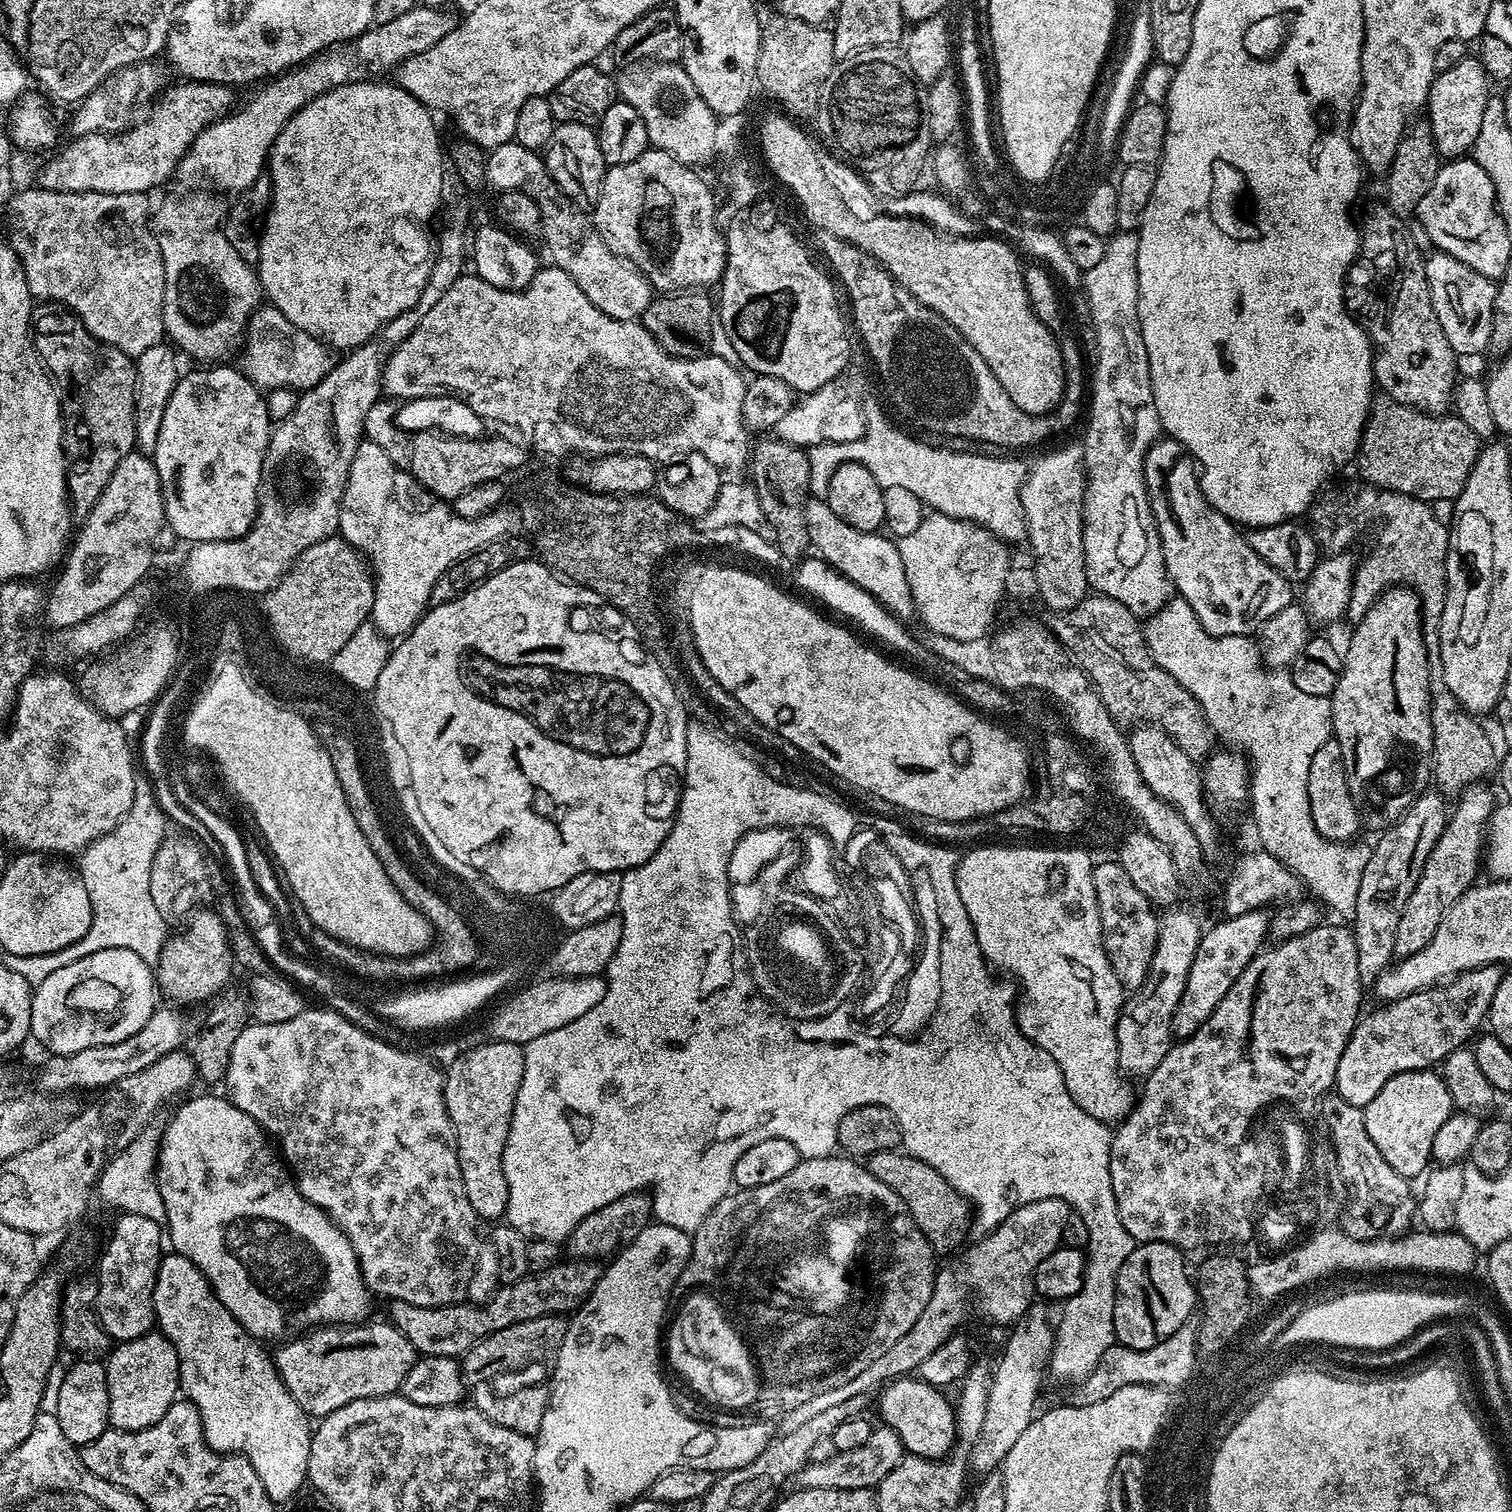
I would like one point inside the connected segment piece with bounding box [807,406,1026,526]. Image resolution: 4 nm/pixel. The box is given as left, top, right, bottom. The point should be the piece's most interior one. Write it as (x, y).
(985, 490)

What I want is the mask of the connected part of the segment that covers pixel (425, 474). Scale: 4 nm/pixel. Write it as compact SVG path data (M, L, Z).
M377 401L364 423L365 437L378 442L394 463L409 471L432 495L443 500L455 500L476 485L505 477L500 473L500 464L496 464L496 452L488 452L481 439L476 444L463 444L463 438L437 436L433 431L403 433L395 421L396 411L397 405L393 401Z

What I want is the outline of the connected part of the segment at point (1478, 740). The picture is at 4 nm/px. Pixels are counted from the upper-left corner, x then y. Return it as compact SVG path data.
M1443 679L1431 681L1432 689L1432 729L1434 730L1434 746L1432 747L1432 767L1434 784L1441 796L1445 798L1459 797L1461 792L1479 784L1484 776L1493 775L1498 764L1498 753L1488 737L1488 732L1479 724L1473 713L1467 712L1450 694Z

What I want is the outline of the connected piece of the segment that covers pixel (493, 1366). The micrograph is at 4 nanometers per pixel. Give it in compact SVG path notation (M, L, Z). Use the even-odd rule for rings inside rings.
M563 1315L530 1318L530 1322L518 1322L514 1326L506 1326L506 1330L498 1330L486 1338L482 1338L462 1357L464 1379L469 1385L480 1380L491 1381L492 1376L500 1376L503 1372L516 1372L519 1368L528 1368L531 1364L551 1365L556 1352L562 1346L562 1338L566 1338L568 1320Z

